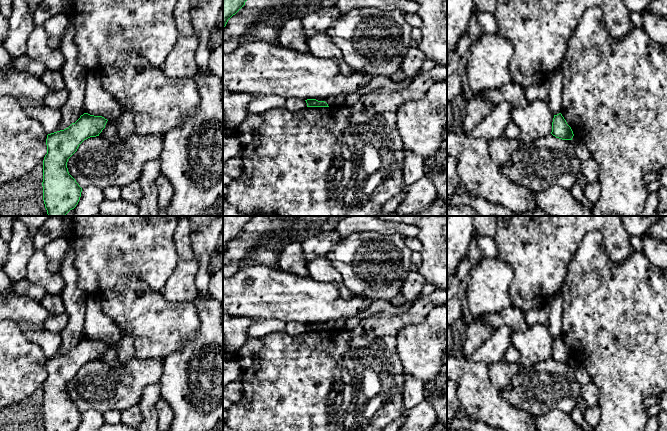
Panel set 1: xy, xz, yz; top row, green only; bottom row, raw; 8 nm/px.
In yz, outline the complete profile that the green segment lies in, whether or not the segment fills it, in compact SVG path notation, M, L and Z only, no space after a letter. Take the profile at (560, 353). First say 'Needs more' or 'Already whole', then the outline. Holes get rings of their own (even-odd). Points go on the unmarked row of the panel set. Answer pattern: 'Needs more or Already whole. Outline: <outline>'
Already whole. Outline: M561 337L554 339L551 358L562 364L572 364L574 358Z

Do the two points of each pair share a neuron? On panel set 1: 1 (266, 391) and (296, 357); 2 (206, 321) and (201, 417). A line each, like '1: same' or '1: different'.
1: same
2: same

